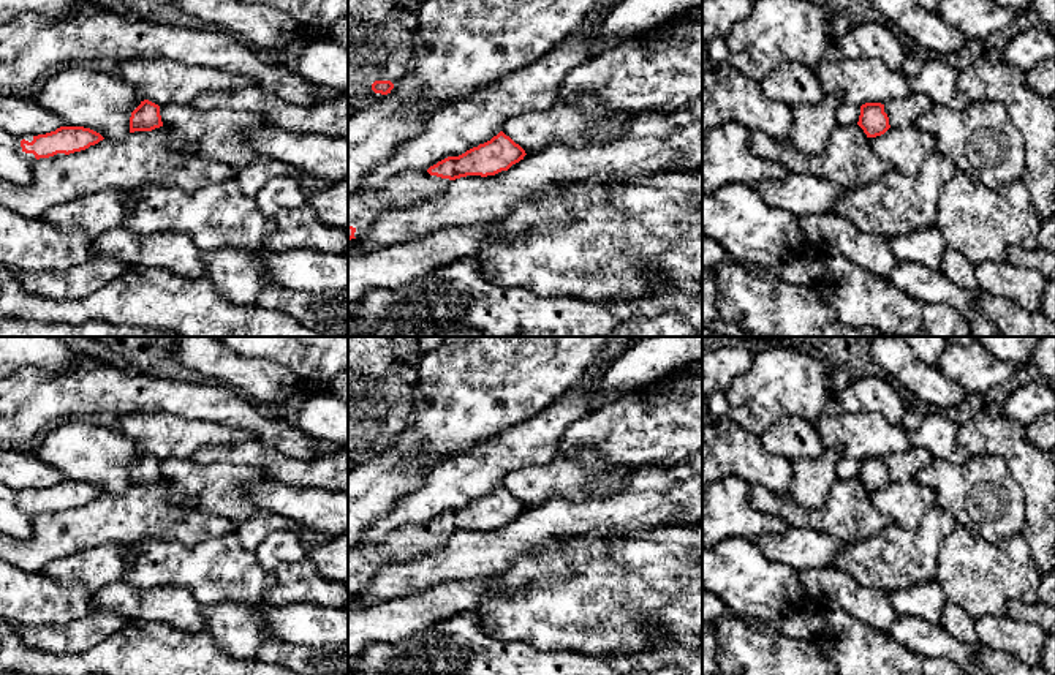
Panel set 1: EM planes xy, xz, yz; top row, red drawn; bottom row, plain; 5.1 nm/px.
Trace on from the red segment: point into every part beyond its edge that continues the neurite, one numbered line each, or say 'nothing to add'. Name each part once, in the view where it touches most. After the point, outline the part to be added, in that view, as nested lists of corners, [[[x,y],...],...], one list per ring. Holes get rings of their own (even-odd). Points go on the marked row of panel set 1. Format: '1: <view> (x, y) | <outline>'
1: xy (30, 157) | [[[22,134],[22,136],[19,136],[19,138],[17,138],[17,150],[19,150],[19,153],[21,153],[25,160],[35,163],[35,161],[36,161],[35,155],[33,155],[33,153],[25,153],[25,152],[22,150],[22,147],[21,147],[21,141],[22,141],[22,139],[32,142],[32,141],[33,141],[33,136],[32,136],[32,134]]]
2: xz (413, 187) | [[[408,171],[392,177],[376,191],[354,191],[348,194],[348,226],[362,236],[373,220],[388,209],[406,209],[441,194],[451,180],[430,175],[427,171]]]

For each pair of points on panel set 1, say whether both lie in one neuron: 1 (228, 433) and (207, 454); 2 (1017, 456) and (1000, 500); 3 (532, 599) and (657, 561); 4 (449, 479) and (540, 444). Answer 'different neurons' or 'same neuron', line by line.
1: different neurons
2: different neurons
3: same neuron
4: same neuron

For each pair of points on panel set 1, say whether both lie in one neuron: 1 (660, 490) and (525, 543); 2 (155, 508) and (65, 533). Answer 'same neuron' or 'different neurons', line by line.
1: same neuron
2: same neuron

